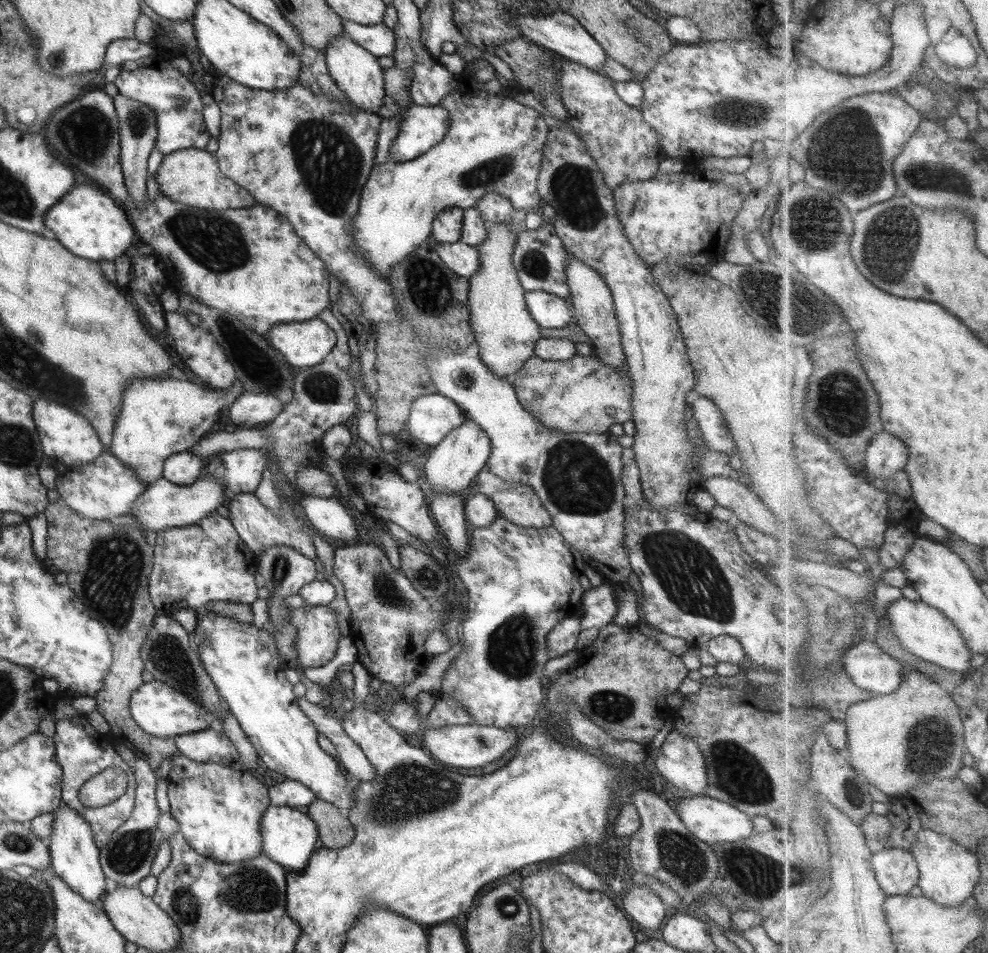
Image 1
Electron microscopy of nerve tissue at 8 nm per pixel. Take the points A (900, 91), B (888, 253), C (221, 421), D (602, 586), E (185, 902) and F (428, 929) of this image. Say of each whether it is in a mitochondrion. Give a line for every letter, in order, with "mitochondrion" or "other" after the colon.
A: other
B: mitochondrion
C: other
D: other
E: mitochondrion
F: other

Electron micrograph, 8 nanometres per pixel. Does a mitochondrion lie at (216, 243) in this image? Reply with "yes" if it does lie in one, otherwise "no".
yes

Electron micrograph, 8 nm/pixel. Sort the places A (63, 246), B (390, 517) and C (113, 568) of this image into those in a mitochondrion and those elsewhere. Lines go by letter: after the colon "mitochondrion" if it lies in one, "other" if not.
A: other
B: other
C: mitochondrion

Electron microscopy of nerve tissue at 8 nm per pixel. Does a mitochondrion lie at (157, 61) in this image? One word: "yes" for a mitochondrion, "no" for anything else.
no

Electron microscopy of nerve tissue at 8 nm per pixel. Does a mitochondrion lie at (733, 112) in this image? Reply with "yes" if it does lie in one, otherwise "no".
yes

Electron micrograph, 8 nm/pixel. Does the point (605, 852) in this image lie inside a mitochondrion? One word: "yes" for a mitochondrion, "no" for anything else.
no

